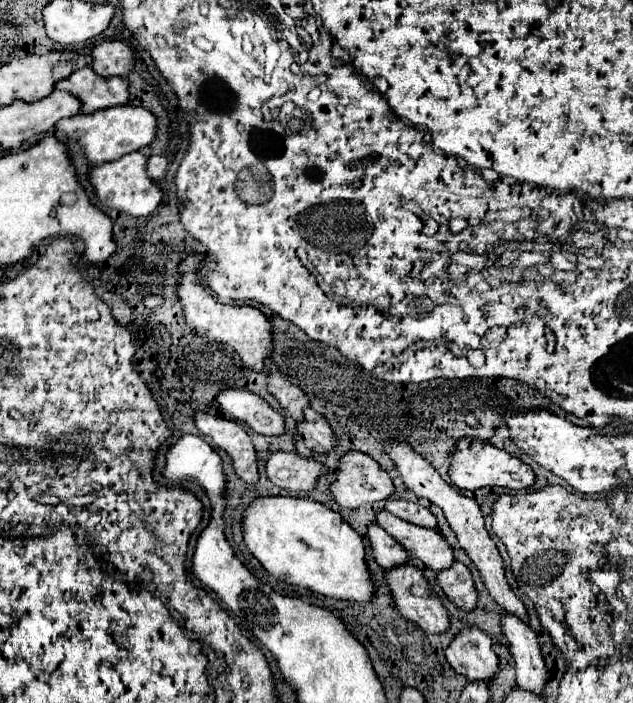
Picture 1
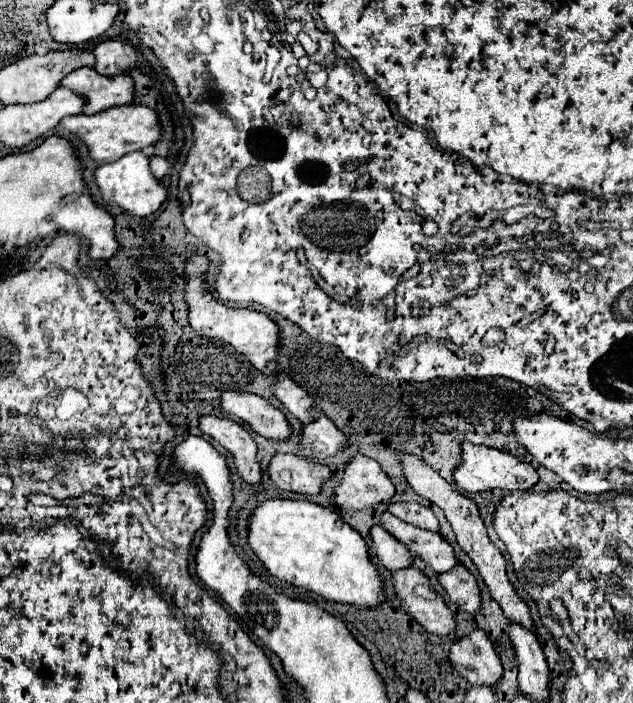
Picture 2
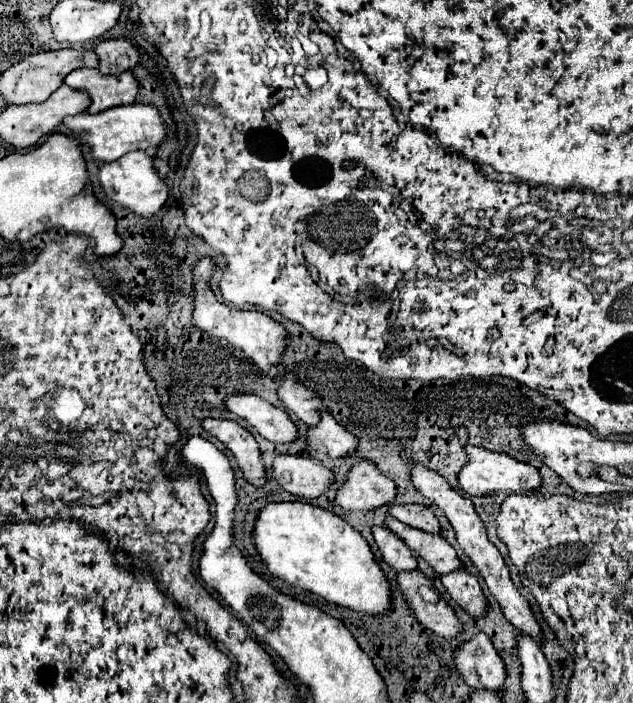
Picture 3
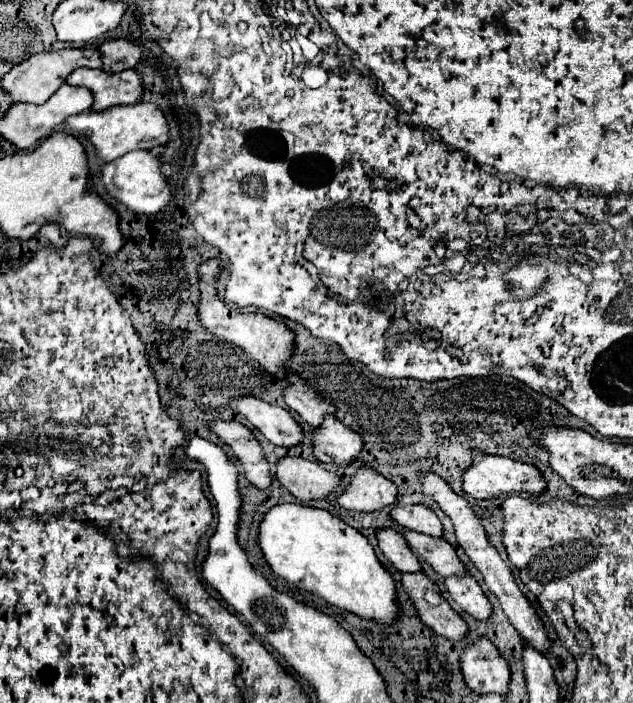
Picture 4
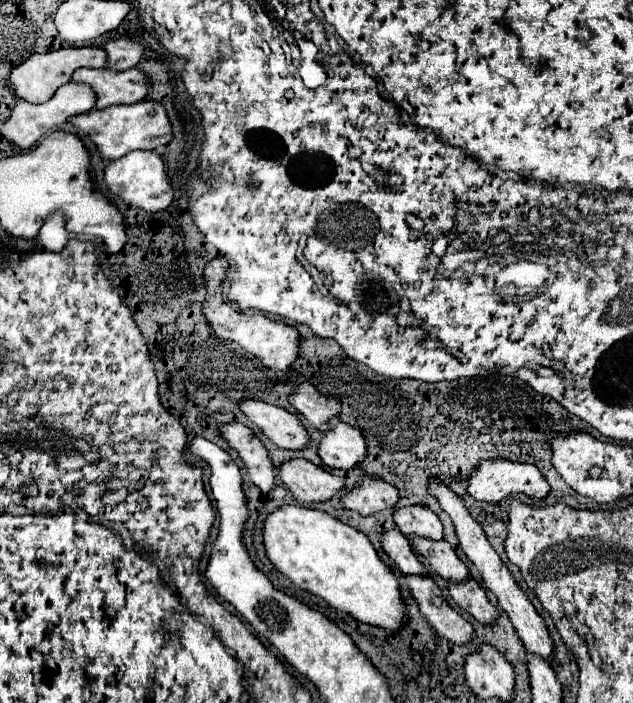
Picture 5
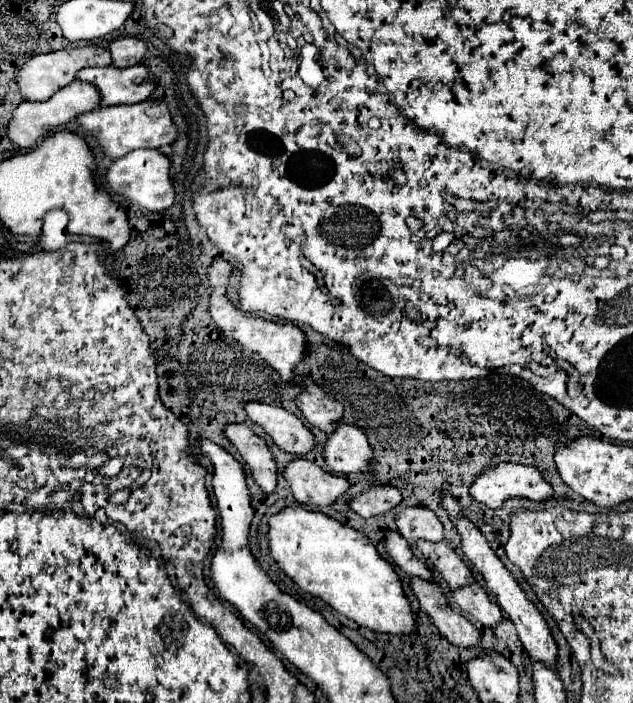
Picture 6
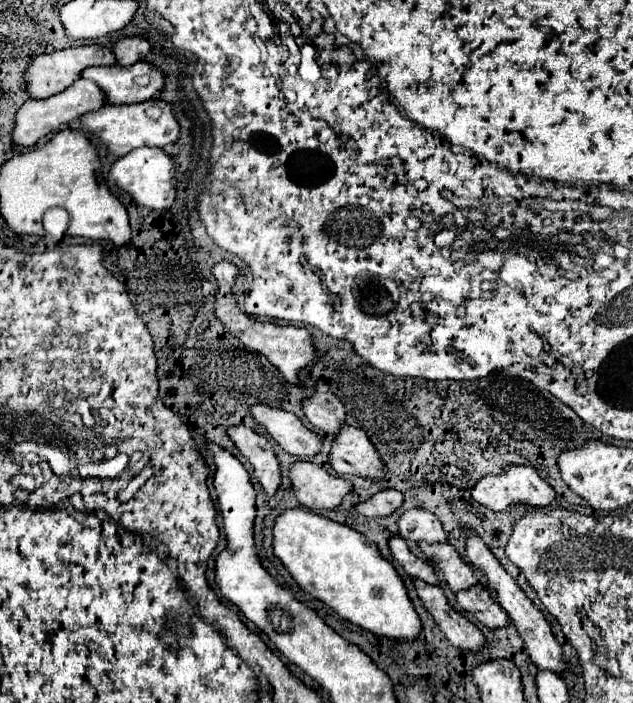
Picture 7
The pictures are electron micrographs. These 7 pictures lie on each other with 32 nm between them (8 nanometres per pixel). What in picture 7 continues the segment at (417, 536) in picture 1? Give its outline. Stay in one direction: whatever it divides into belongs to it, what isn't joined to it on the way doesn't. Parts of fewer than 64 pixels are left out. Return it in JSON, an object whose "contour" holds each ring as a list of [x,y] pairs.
{"contour":[[[418,542],[418,546],[420,546],[422,554],[426,556],[426,560],[432,562],[438,572],[442,572],[442,576],[448,582],[452,592],[470,588],[472,584],[478,582],[474,578],[472,568],[460,558],[460,554],[454,550],[452,544],[448,544],[448,542],[436,542],[436,544]]]}

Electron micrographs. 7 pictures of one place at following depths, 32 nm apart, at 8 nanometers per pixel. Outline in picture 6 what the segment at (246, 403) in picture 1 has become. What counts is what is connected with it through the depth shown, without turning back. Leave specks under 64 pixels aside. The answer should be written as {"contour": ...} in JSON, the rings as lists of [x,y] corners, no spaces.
{"contour":[[[248,402],[244,404],[248,418],[264,428],[264,432],[272,438],[276,446],[292,454],[306,454],[314,448],[314,436],[302,424],[300,418],[290,414],[280,406],[270,406],[264,402]]]}

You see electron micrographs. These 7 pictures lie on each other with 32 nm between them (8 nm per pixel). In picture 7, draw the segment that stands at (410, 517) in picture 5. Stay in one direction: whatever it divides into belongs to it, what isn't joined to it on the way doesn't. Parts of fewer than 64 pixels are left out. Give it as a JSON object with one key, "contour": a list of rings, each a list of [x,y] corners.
{"contour":[[[412,508],[406,510],[400,520],[398,520],[398,532],[404,540],[412,540],[412,542],[444,542],[446,540],[446,532],[442,530],[440,520],[422,508]]]}

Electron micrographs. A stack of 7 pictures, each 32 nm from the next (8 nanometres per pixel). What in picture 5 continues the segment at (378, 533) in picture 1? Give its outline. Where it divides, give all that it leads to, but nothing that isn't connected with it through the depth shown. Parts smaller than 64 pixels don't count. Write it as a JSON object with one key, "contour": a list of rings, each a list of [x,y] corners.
{"contour":[[[398,528],[382,532],[380,542],[382,542],[382,550],[400,568],[402,574],[426,574],[426,568],[414,556],[408,540],[404,538],[404,534]]]}

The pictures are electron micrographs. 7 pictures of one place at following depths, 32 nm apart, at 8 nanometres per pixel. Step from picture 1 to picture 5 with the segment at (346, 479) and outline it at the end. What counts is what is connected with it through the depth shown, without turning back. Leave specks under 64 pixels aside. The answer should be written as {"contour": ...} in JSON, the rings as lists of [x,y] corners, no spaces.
{"contour":[[[364,474],[358,484],[340,498],[340,502],[344,508],[368,516],[384,508],[392,508],[398,502],[398,492],[394,492],[394,486],[386,480]]]}

